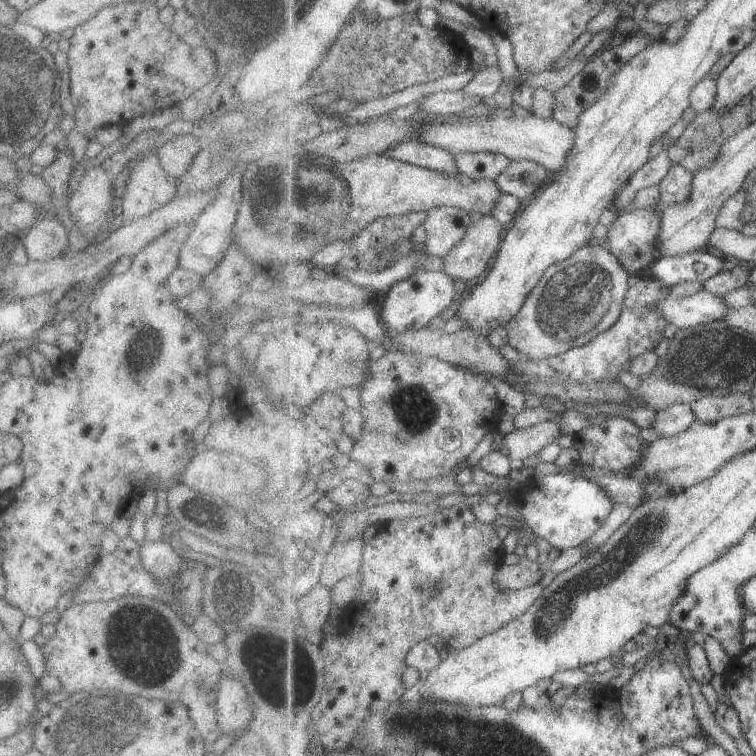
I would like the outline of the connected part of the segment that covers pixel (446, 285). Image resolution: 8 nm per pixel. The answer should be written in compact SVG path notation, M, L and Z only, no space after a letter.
M418 270L414 274L398 281L383 296L383 320L392 330L406 332L406 330L422 330L428 327L433 318L440 316L444 310L448 310L454 300L458 298L456 293L456 280L443 270L423 271Z

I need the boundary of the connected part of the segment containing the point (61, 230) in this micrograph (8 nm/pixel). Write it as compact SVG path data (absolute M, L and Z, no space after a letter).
M58 219L35 222L21 235L30 261L40 262L64 256L68 236L69 231Z

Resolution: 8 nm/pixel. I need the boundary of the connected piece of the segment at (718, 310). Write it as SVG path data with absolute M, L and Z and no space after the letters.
M700 290L690 297L674 291L658 304L658 310L670 325L675 325L679 330L702 323L723 321L736 308L730 308L725 297Z

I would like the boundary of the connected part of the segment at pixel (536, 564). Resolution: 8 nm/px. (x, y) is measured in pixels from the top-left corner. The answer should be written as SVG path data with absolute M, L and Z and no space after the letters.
M527 558L521 563L510 560L504 564L498 574L498 586L502 590L522 590L538 584L544 578L544 570L539 561L531 561Z

